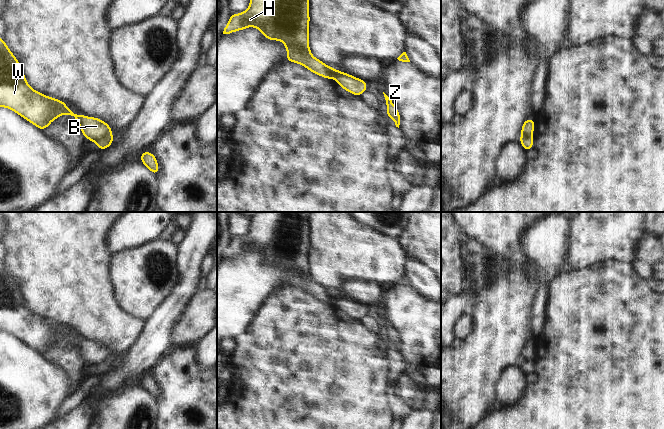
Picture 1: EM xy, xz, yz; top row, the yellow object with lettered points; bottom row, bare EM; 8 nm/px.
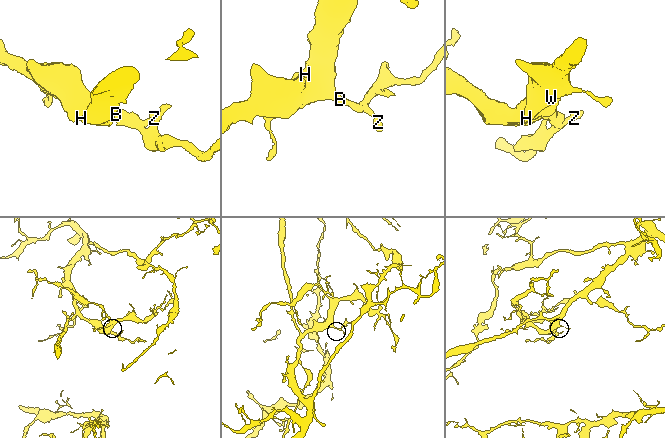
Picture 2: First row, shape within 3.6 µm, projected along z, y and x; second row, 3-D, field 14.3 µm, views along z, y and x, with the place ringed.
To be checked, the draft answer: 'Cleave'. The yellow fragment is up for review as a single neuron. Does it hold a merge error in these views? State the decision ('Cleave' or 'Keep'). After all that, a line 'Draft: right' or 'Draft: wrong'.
Cleave.
Draft: right

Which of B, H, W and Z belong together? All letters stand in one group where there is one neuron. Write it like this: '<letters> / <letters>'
B H W / Z

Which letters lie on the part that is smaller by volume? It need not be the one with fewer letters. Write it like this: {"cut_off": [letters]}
{"cut_off": ["Z"]}

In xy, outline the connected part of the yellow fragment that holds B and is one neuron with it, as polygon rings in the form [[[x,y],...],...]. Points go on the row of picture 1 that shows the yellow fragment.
[[[0,37],[0,107],[12,110],[42,131],[52,121],[66,114],[77,120],[83,136],[89,141],[100,141],[112,134],[112,128],[105,121],[78,115],[67,108],[66,102],[34,90],[28,84],[18,59],[2,37]]]

